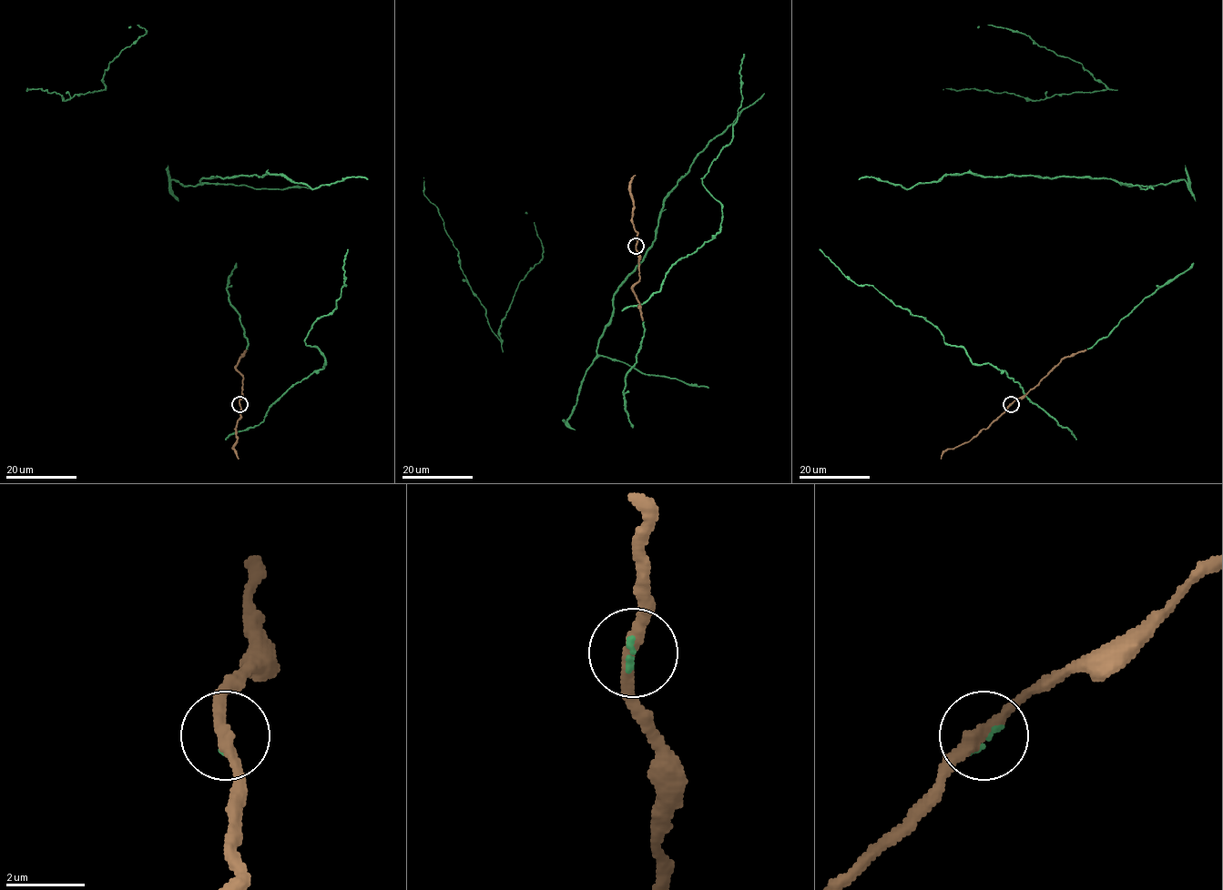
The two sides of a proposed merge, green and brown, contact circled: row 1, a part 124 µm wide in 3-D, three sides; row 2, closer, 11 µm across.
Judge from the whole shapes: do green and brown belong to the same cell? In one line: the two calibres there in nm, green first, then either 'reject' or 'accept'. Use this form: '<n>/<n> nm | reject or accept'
90/320 nm | accept

